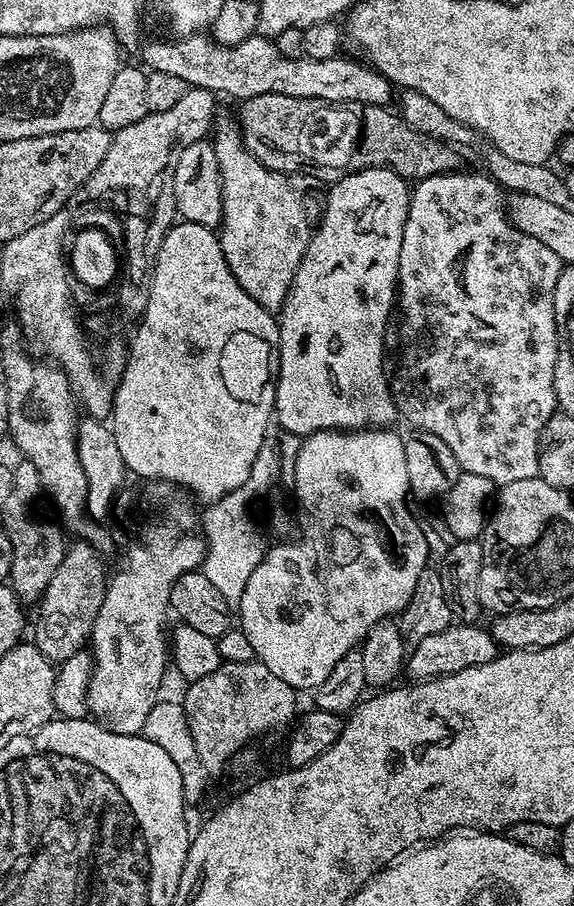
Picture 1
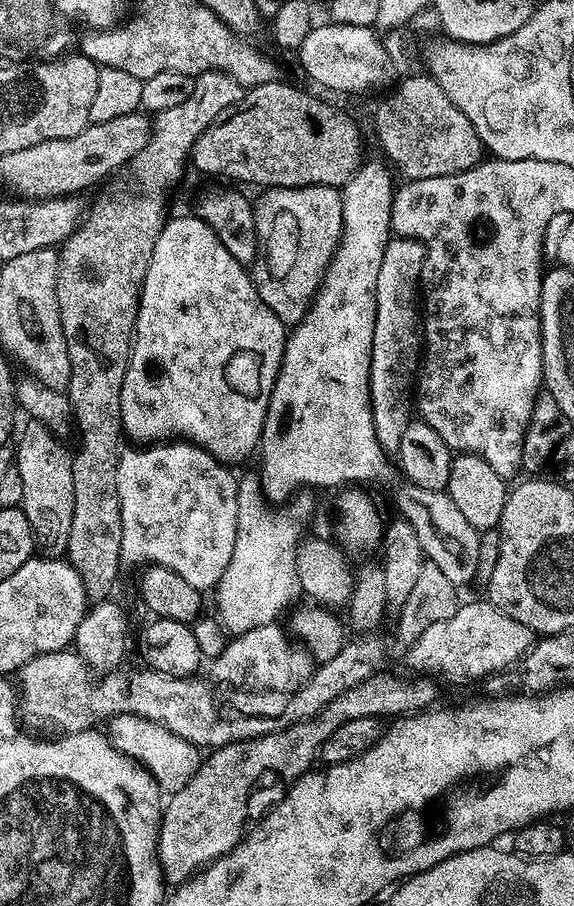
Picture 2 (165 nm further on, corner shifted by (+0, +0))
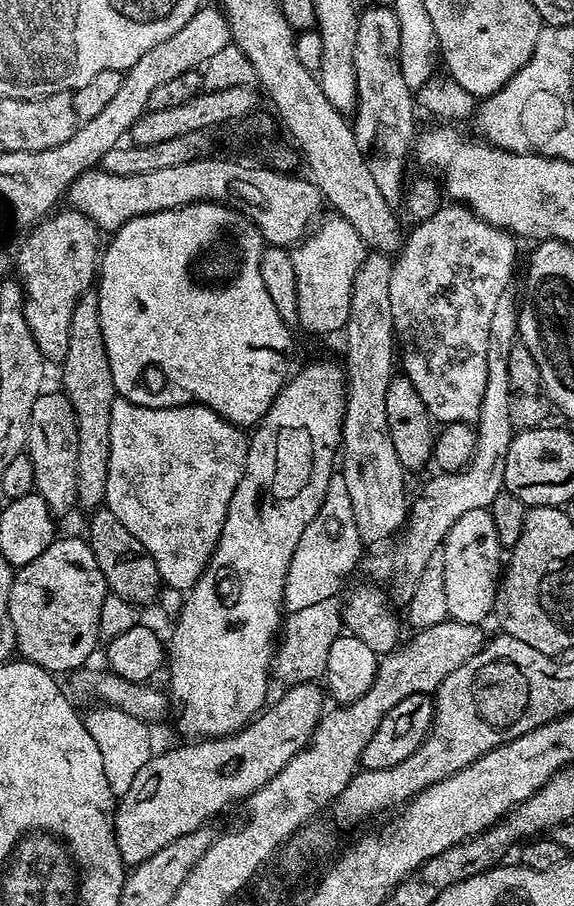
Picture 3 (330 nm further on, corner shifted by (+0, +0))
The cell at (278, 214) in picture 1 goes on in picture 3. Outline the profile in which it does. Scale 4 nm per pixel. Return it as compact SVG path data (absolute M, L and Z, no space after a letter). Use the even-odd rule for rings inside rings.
M332 214L329 217L329 220L321 219L310 234L291 249L294 274L298 278L296 318L299 327L304 327L308 332L317 332L320 336L327 332L339 333L346 328L351 314L355 274L366 255L366 245L358 230L354 230L354 226L350 226L350 222L341 216Z

